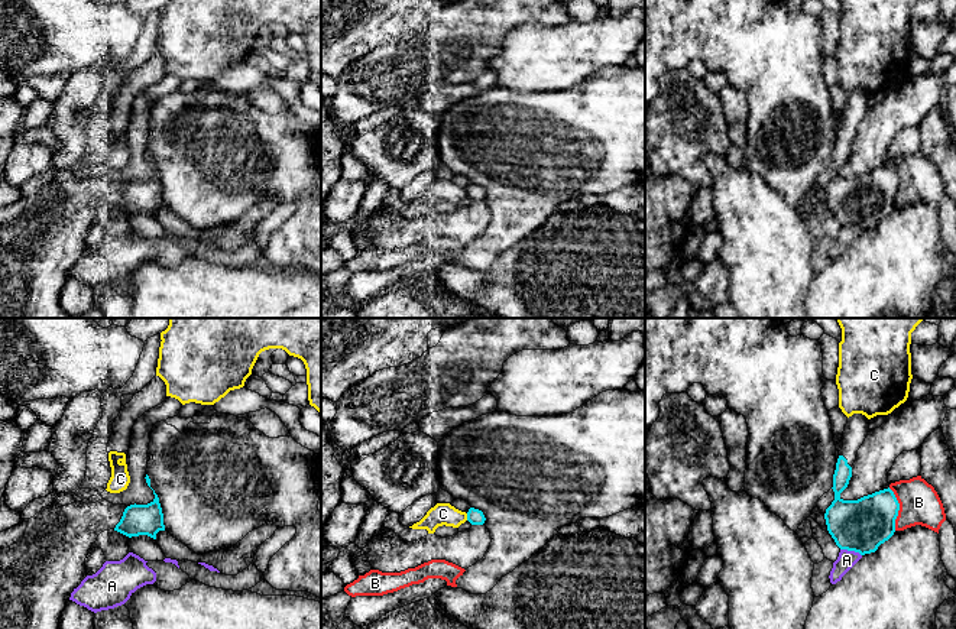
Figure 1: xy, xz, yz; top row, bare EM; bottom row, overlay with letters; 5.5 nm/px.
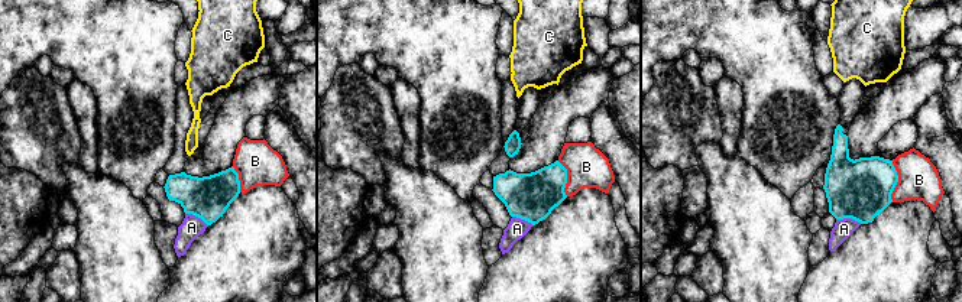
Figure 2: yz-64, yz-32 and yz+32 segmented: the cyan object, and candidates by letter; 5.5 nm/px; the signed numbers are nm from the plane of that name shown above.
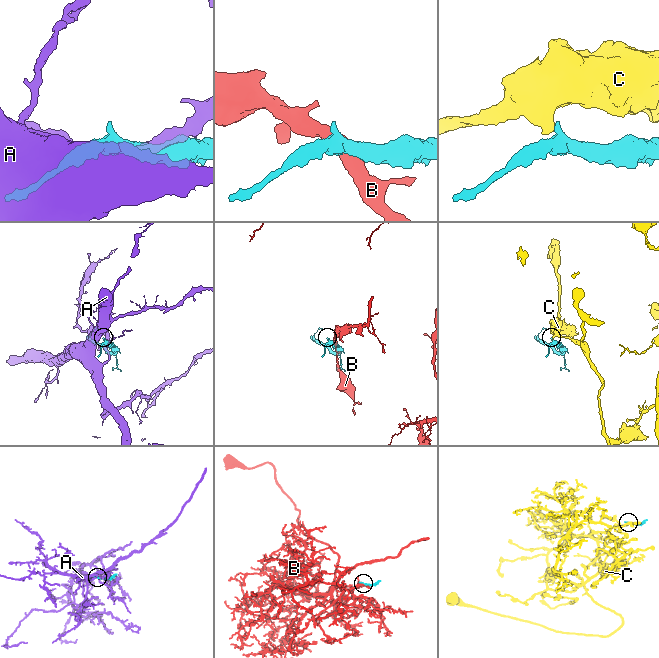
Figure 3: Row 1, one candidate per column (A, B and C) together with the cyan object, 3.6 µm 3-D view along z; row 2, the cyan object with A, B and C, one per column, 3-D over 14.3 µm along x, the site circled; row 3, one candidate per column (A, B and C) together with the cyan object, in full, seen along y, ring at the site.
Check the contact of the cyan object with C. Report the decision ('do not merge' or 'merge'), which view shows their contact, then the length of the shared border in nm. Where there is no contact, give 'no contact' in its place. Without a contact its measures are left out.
do not merge | xz | 40 nm

